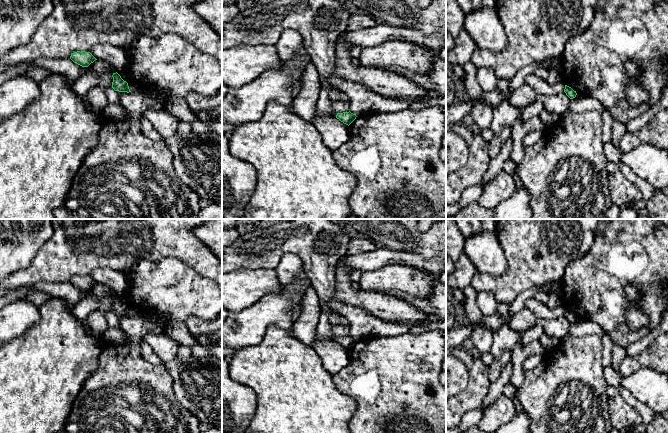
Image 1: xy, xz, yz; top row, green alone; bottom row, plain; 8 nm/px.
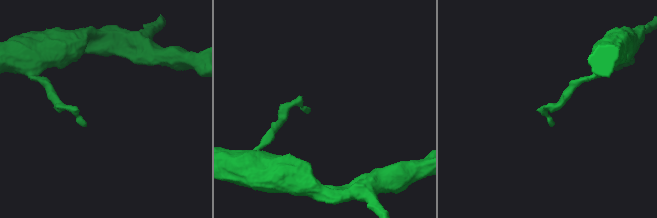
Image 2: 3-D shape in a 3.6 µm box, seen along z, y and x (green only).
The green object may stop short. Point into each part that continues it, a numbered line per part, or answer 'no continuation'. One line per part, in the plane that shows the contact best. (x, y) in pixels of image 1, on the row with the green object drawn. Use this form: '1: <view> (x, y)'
no continuation

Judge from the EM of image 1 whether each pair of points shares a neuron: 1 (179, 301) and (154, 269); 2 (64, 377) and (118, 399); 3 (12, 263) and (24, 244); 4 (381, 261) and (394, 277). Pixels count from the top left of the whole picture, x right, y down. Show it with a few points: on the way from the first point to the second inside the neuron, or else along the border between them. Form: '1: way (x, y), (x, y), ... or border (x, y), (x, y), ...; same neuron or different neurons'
1: way (174, 293), (158, 277); same neuron
2: border (97, 366), (87, 377), (72, 406); different neurons
3: way (12, 258), (19, 249); same neuron
4: border (408, 265), (400, 263), (386, 264), (363, 272); different neurons

